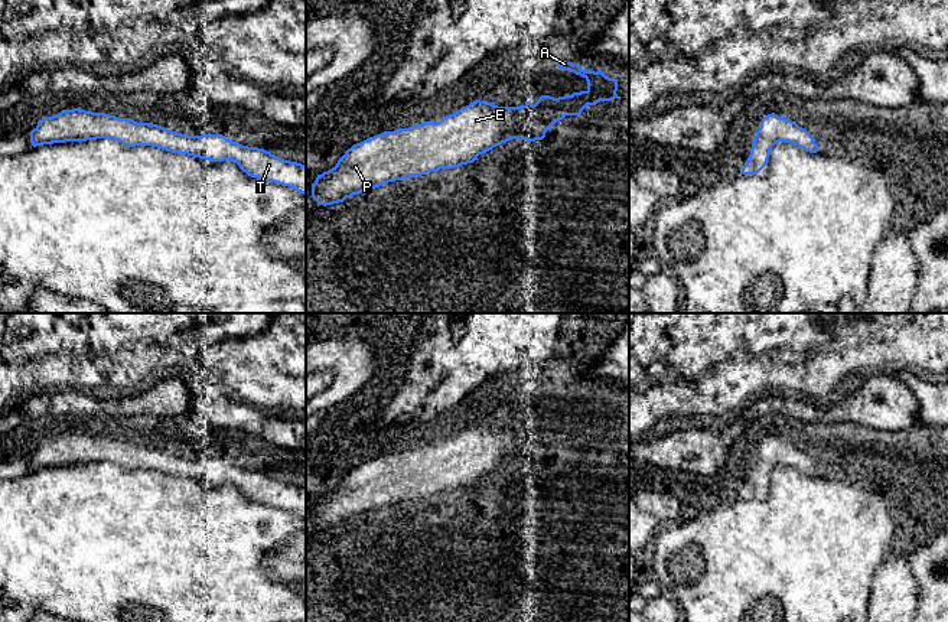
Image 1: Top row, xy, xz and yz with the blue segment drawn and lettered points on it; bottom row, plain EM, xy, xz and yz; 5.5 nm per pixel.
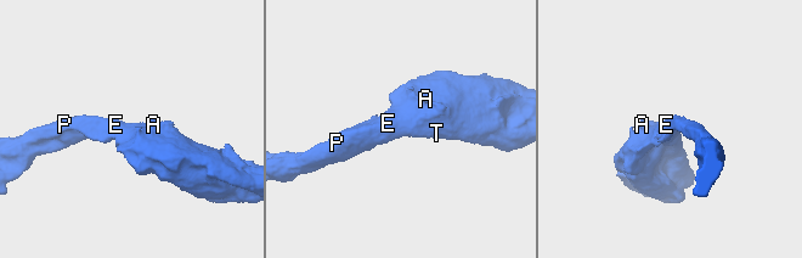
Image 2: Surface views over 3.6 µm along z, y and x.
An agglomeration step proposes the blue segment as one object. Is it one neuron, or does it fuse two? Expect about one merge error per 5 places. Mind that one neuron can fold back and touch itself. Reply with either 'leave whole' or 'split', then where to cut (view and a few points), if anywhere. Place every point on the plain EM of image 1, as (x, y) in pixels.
leave whole | no cut

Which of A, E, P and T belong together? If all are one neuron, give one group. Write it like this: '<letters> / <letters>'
A E P T

